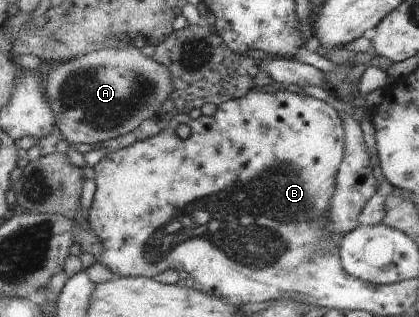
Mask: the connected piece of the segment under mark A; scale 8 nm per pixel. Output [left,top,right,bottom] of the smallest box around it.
[44,47,174,145]

